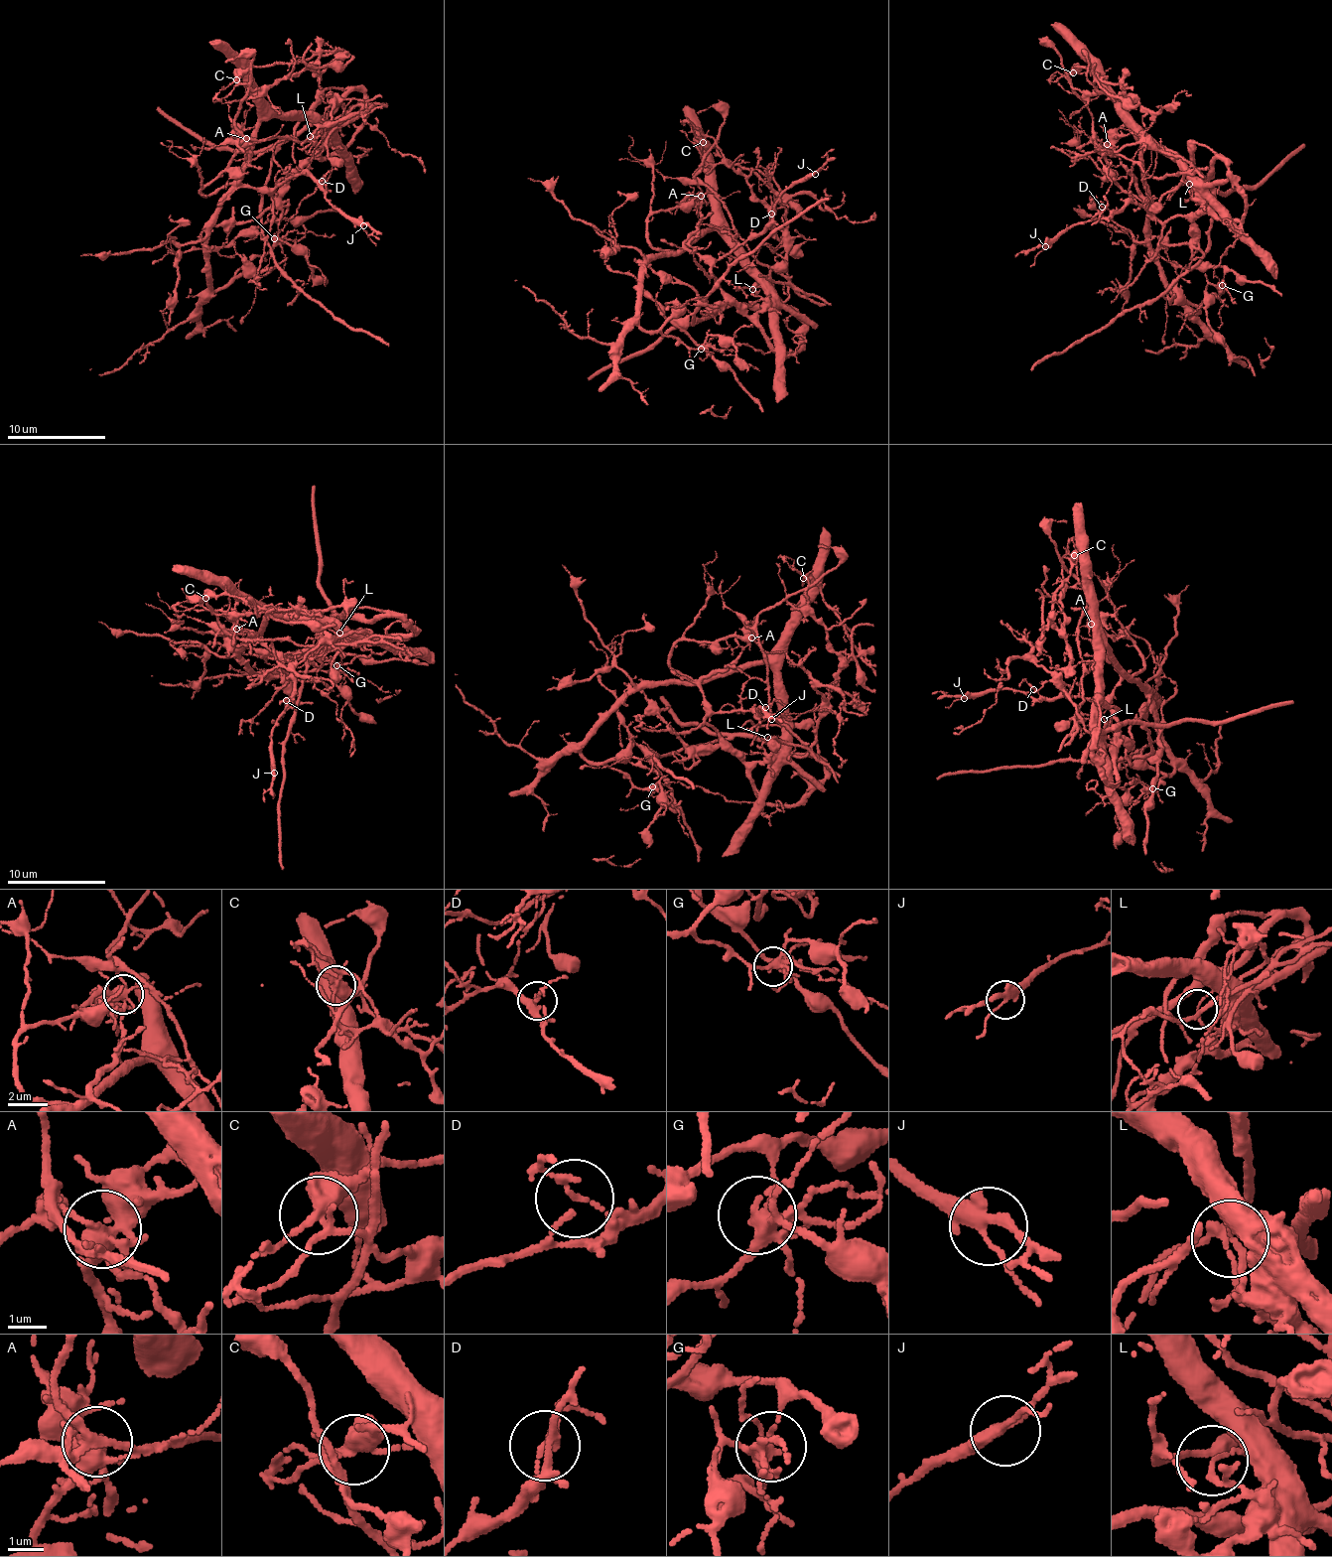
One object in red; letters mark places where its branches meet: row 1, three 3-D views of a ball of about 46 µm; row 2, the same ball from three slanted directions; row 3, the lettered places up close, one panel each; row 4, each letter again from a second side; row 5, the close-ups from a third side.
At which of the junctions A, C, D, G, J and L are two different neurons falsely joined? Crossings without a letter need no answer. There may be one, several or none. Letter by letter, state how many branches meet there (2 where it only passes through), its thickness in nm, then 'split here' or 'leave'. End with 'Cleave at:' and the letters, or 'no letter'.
A: branches 7; calibre 360 nm; split here
C: branches 6; calibre 360 nm; split here
D: branches 2; calibre 120 nm; leave
G: branches 7; calibre 280 nm; split here
J: branches 3; calibre 280 nm; leave
L: branches 2; calibre 120 nm; split here
Cleave at: A, C, G, L

